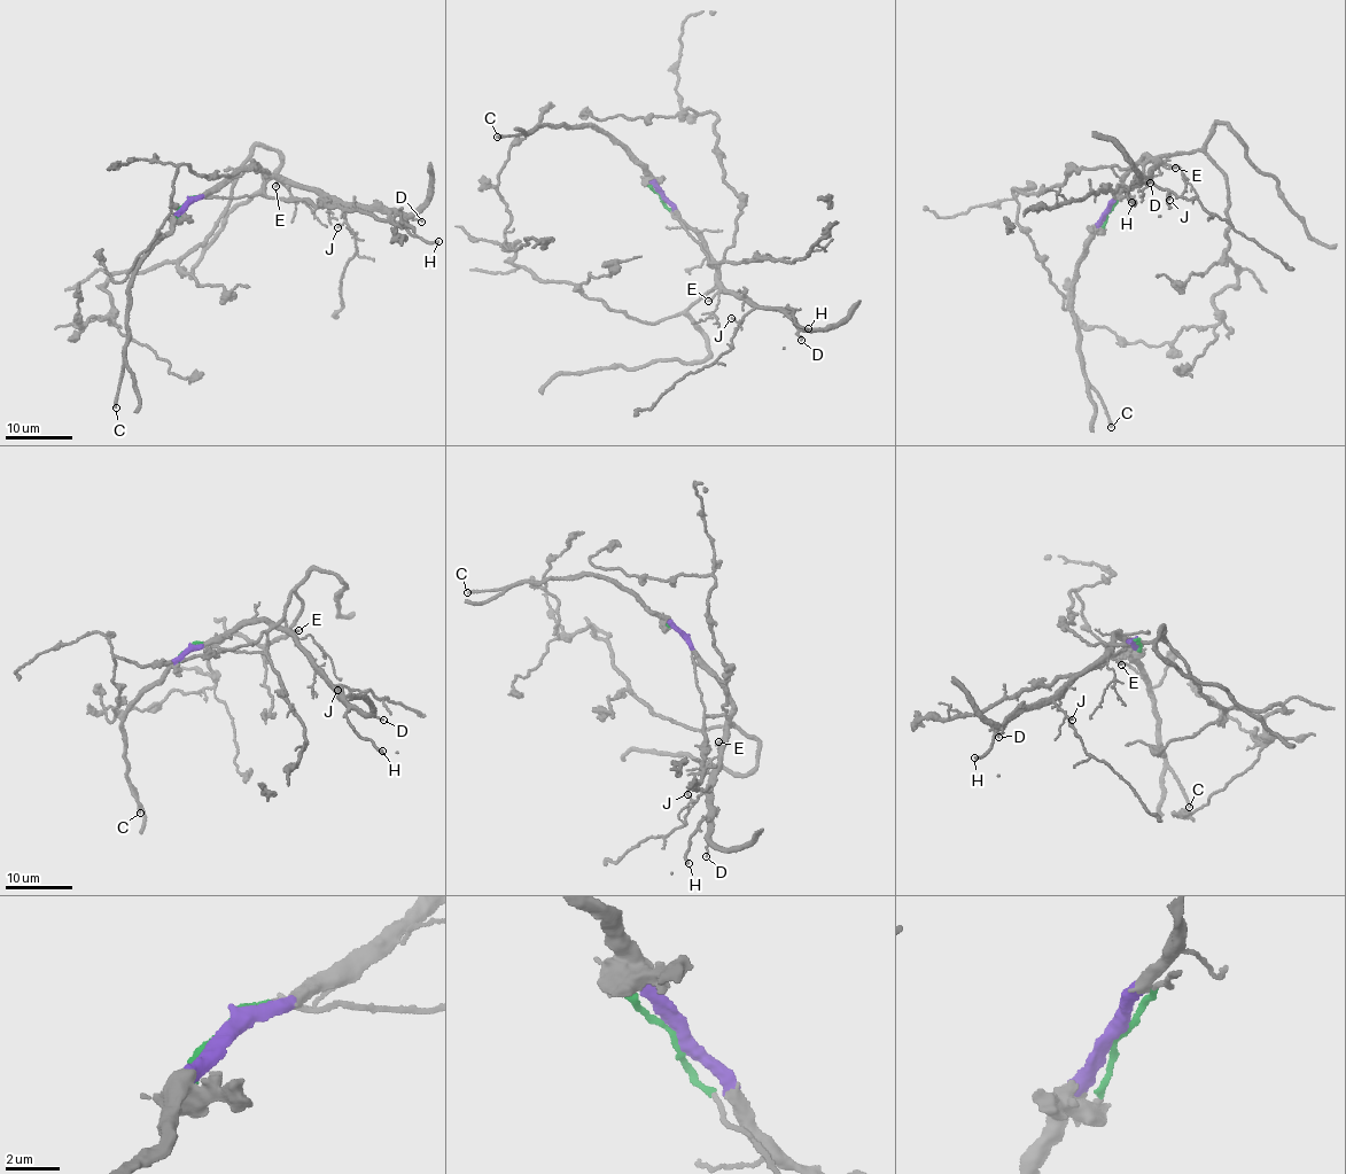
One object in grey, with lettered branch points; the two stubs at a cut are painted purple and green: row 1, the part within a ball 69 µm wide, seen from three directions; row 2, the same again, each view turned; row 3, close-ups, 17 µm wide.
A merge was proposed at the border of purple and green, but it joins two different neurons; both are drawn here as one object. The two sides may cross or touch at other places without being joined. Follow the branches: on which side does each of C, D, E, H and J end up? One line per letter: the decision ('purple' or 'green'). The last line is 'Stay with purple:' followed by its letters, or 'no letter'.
C: purple
D: purple
E: purple
H: purple
J: purple
Stay with purple: C, D, E, H, J

